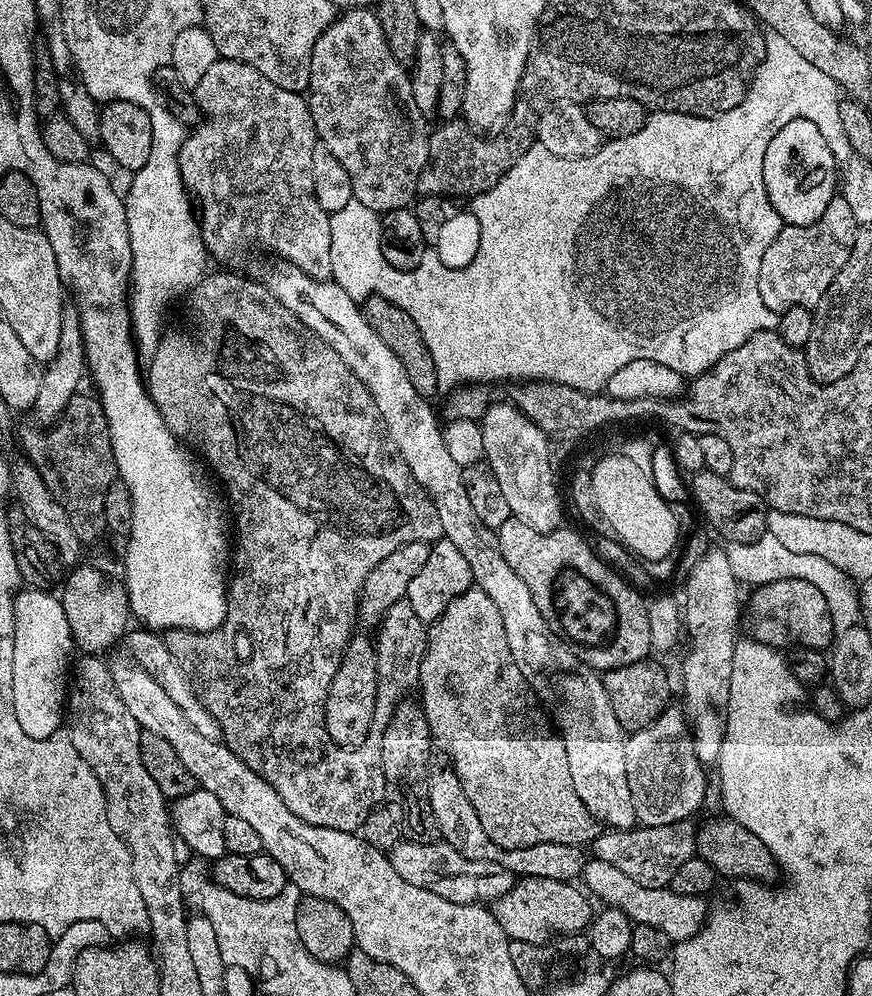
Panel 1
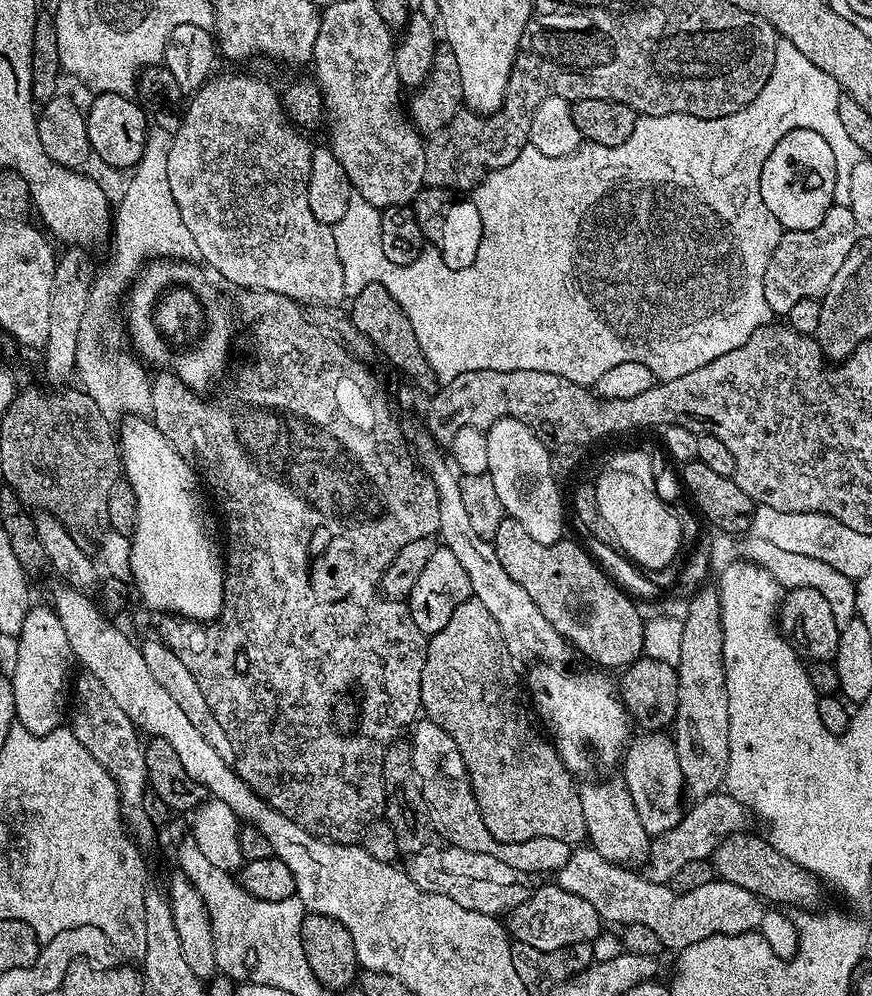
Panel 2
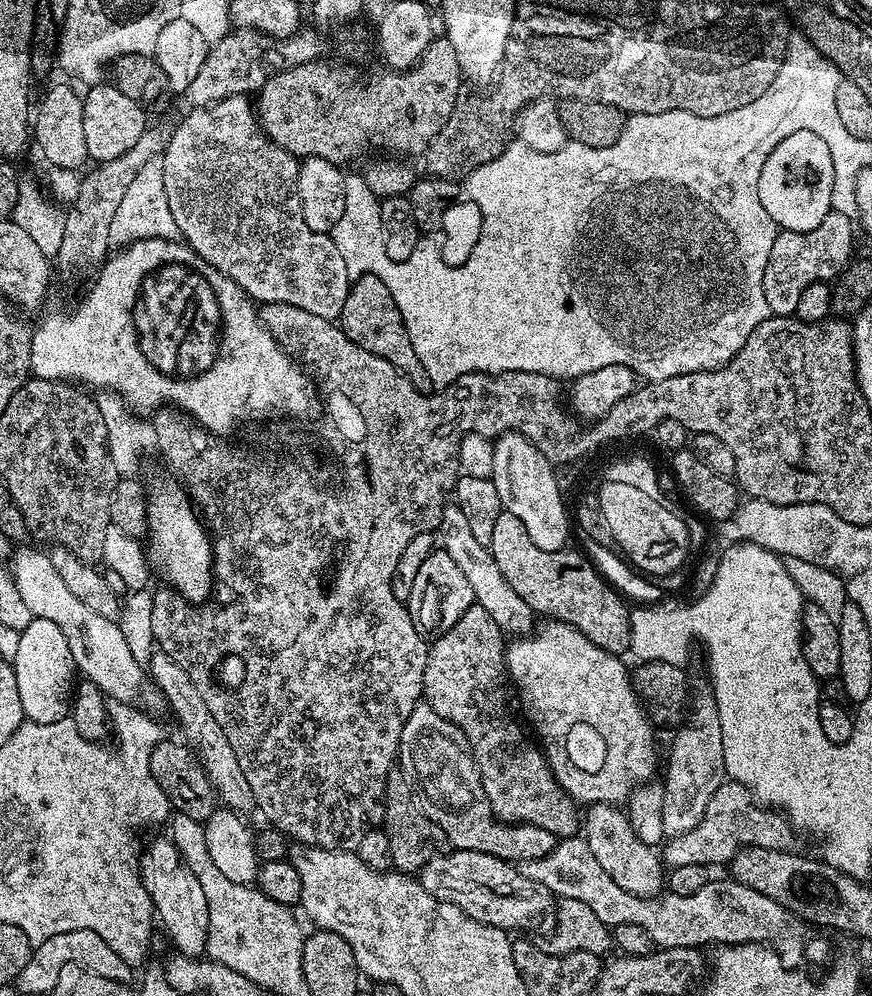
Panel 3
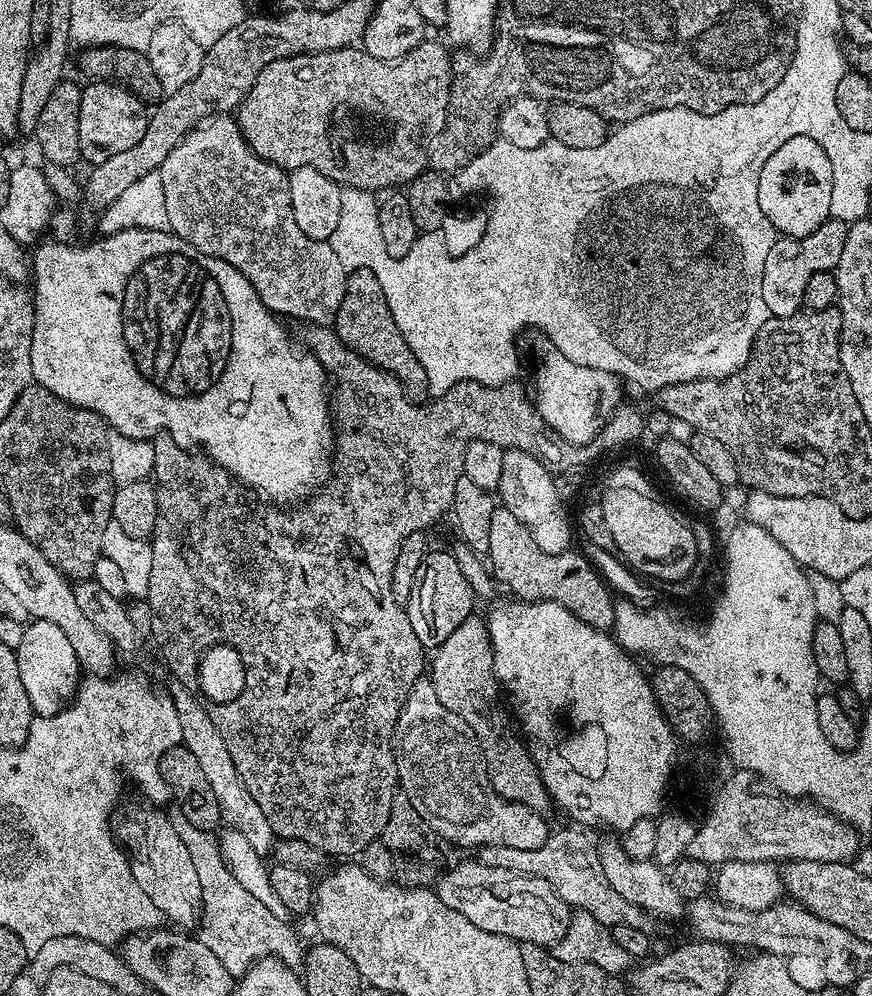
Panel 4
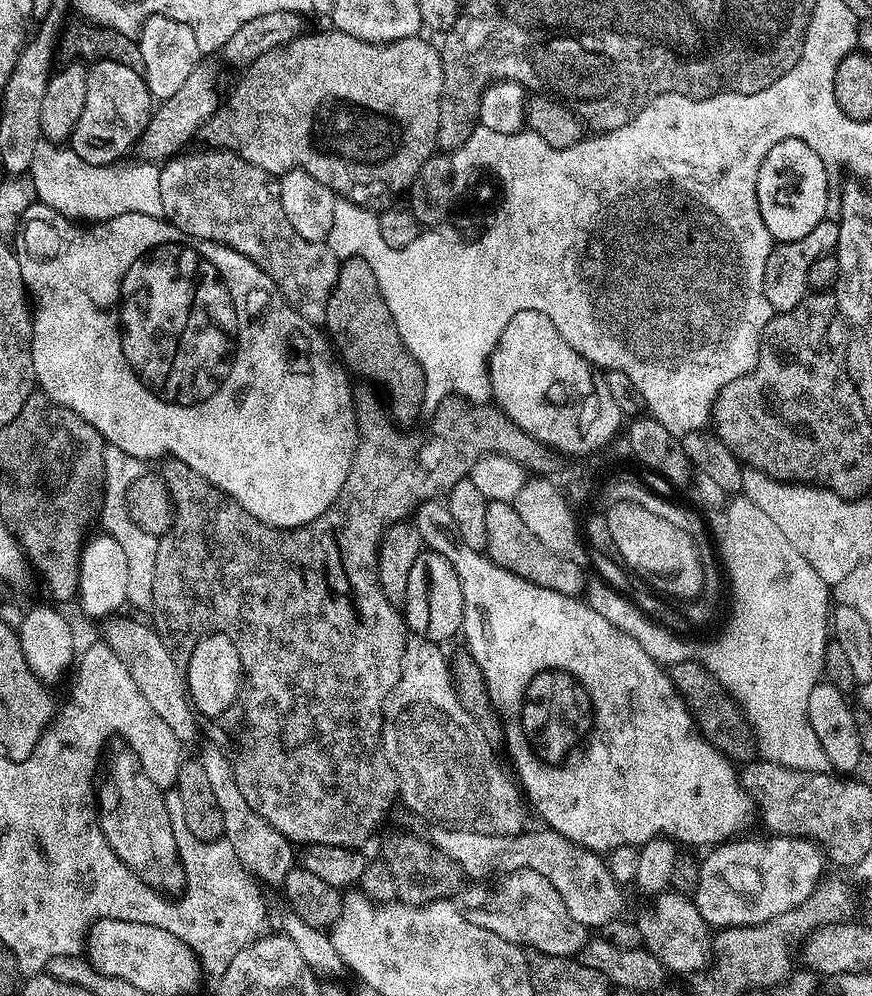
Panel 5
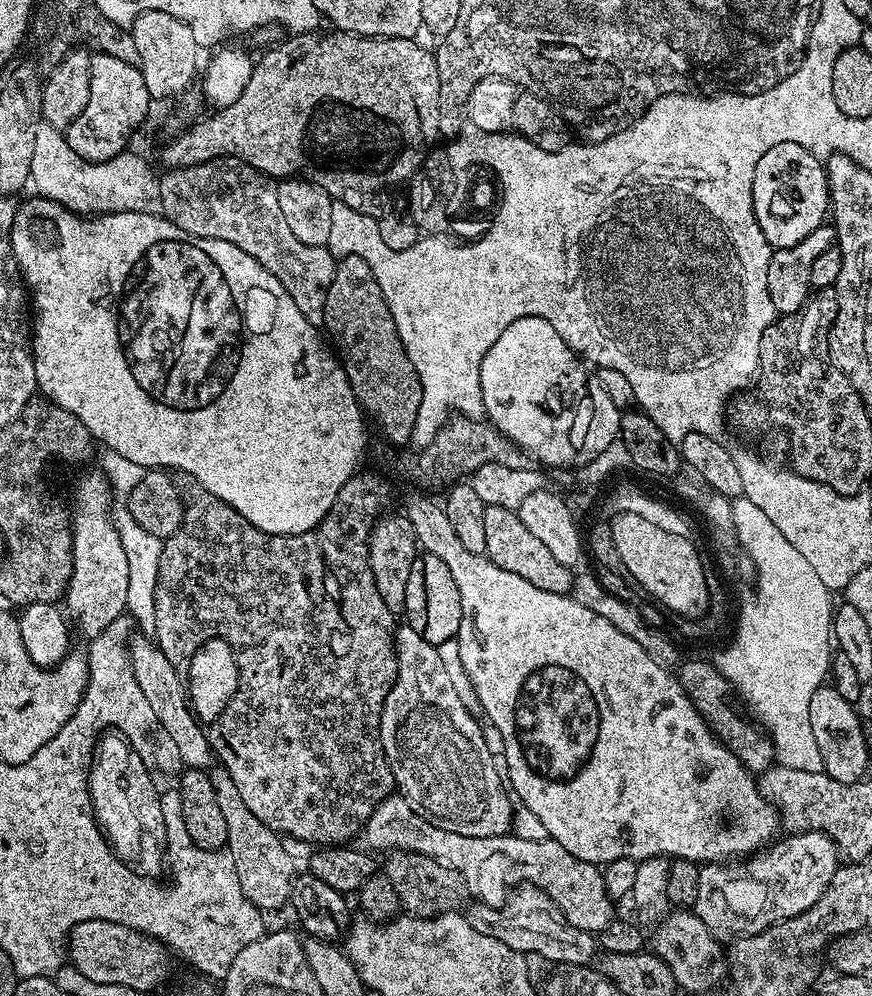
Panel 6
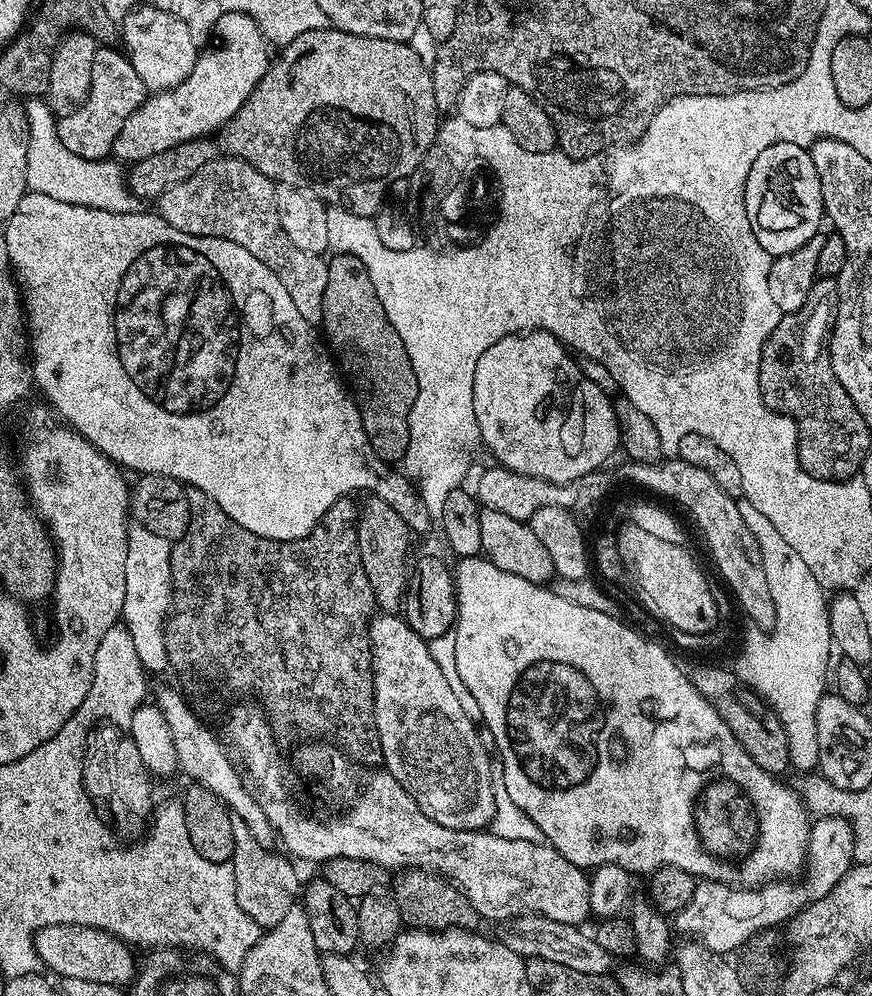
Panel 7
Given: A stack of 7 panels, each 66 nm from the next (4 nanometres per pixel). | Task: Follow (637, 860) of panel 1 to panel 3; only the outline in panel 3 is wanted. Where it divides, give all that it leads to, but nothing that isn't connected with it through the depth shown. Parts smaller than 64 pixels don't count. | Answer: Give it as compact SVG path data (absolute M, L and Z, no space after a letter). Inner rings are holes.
M728 778L722 786L718 786L718 790L714 790L714 798L710 798L706 805L702 822L698 822L692 830L686 830L686 834L671 837L663 845L662 863L668 870L695 864L727 865L741 848L787 849L792 836L794 829L783 812L761 806L746 786Z

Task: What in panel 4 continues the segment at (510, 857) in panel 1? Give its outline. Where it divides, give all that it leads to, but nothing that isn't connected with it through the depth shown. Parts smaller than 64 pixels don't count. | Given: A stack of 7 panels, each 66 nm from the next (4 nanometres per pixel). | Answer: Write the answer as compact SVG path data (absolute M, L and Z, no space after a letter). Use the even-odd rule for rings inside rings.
M421 678L410 690L398 722L392 731L392 753L396 759L396 779L403 795L410 798L414 810L430 822L433 830L448 841L449 845L479 850L489 846L510 846L513 850L536 850L546 842L550 827L541 813L530 810L528 806L515 804L513 800L502 798L488 777L484 752L476 740L474 730L458 714L446 710L434 690L431 679Z

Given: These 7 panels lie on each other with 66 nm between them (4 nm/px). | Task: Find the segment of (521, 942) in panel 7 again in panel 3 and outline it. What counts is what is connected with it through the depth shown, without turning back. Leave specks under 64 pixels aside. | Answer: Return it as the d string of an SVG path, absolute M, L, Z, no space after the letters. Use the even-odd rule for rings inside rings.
M448 850L431 856L418 873L420 885L434 898L458 906L470 918L495 928L532 928L554 908L554 897L542 882L526 878L515 863L474 850Z

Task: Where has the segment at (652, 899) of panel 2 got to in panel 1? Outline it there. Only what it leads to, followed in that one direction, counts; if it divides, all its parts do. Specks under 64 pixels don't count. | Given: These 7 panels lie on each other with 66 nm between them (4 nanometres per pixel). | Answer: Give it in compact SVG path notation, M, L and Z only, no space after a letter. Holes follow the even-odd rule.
M595 858L589 859L585 863L582 873L583 880L585 884L583 887L593 897L596 895L601 900L599 902L601 905L622 910L631 918L633 924L655 926L673 942L694 938L694 934L698 934L698 930L704 925L704 919L707 918L710 911L710 904L707 904L709 901L703 896L678 894L669 887L642 886L642 882L634 882L634 878L622 874L622 870L618 870L618 866L610 866L610 862L602 862Z

